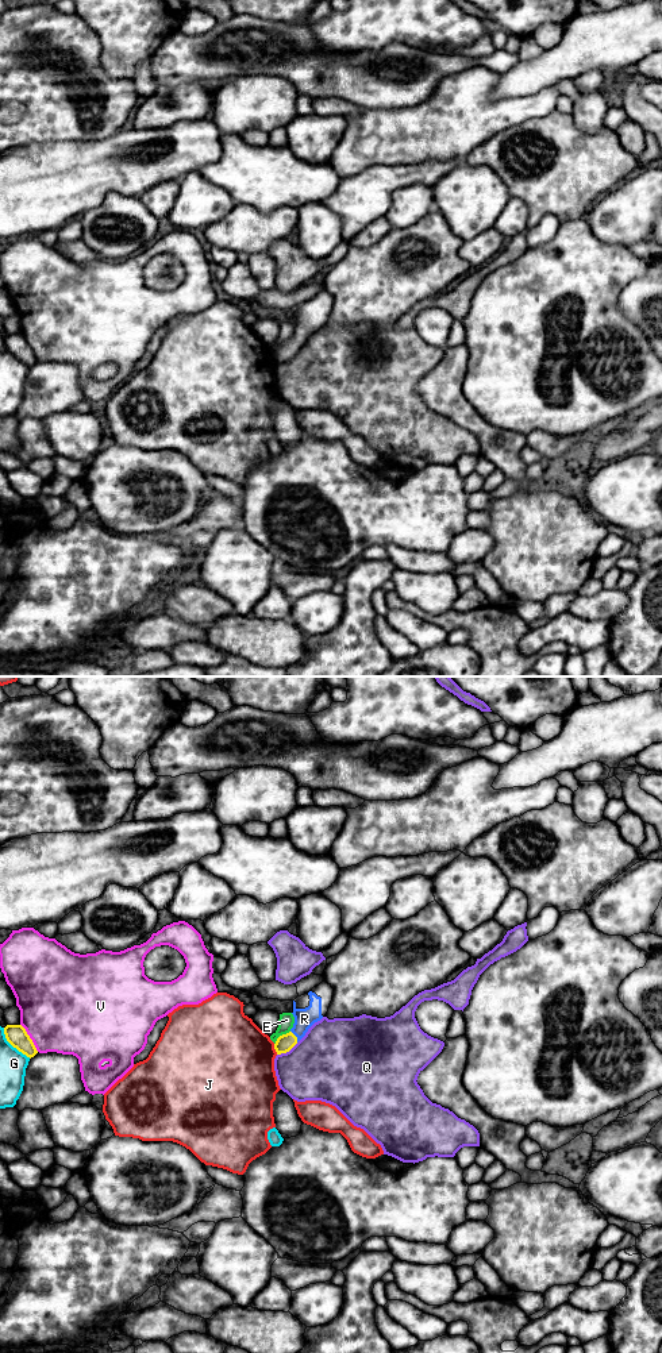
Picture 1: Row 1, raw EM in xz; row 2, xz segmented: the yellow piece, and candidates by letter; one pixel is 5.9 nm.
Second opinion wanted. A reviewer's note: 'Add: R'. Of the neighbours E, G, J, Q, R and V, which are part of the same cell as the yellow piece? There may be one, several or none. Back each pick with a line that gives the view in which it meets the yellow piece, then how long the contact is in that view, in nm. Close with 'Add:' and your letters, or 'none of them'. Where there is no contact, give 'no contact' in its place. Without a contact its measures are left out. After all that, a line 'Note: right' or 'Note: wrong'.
R: xz | 80 nm
Add: R
Note: right

